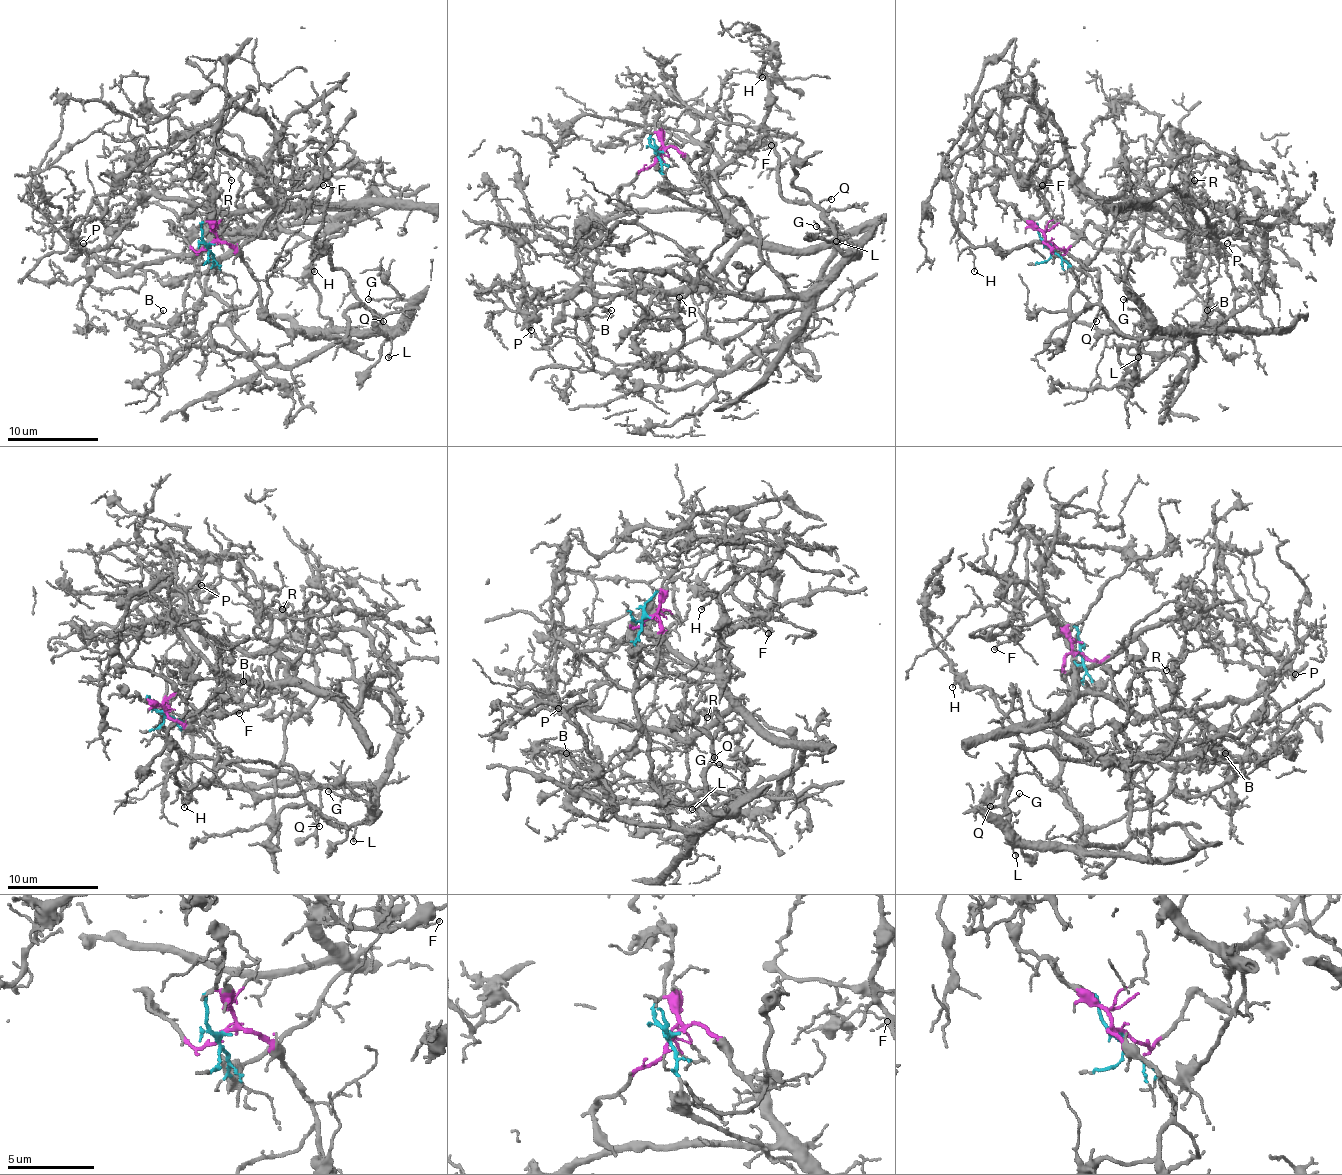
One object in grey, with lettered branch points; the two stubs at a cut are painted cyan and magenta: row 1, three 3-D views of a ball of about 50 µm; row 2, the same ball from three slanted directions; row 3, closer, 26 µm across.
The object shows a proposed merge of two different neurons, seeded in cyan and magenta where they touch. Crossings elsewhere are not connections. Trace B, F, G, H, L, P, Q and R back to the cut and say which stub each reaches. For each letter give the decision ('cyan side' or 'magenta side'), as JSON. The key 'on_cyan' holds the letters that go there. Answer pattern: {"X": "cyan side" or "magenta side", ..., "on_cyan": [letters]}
{"B": "cyan side", "F": "cyan side", "G": "magenta side", "H": "magenta side", "L": "magenta side", "P": "cyan side", "Q": "magenta side", "R": "cyan side", "on_cyan": ["B", "F", "P", "R"]}

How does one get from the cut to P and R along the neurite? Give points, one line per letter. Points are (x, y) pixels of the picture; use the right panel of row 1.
P: (1050, 244), (1072, 267), (1086, 264), (1113, 212), (1141, 205), (1157, 205), (1186, 235), (1191, 271), (1227, 244)
R: (1050, 244), (1086, 264), (1113, 212), (1134, 207), (1157, 205), (1186, 230), (1193, 180)

